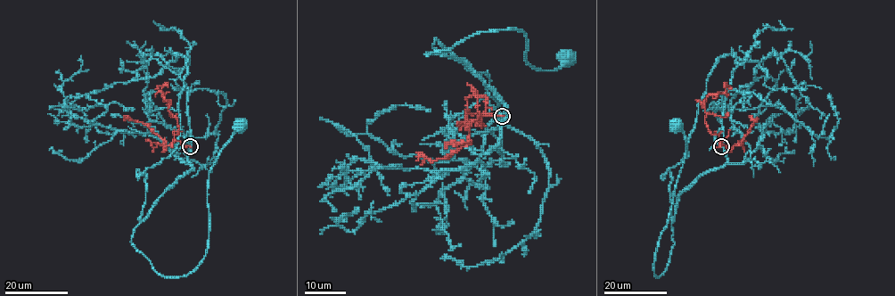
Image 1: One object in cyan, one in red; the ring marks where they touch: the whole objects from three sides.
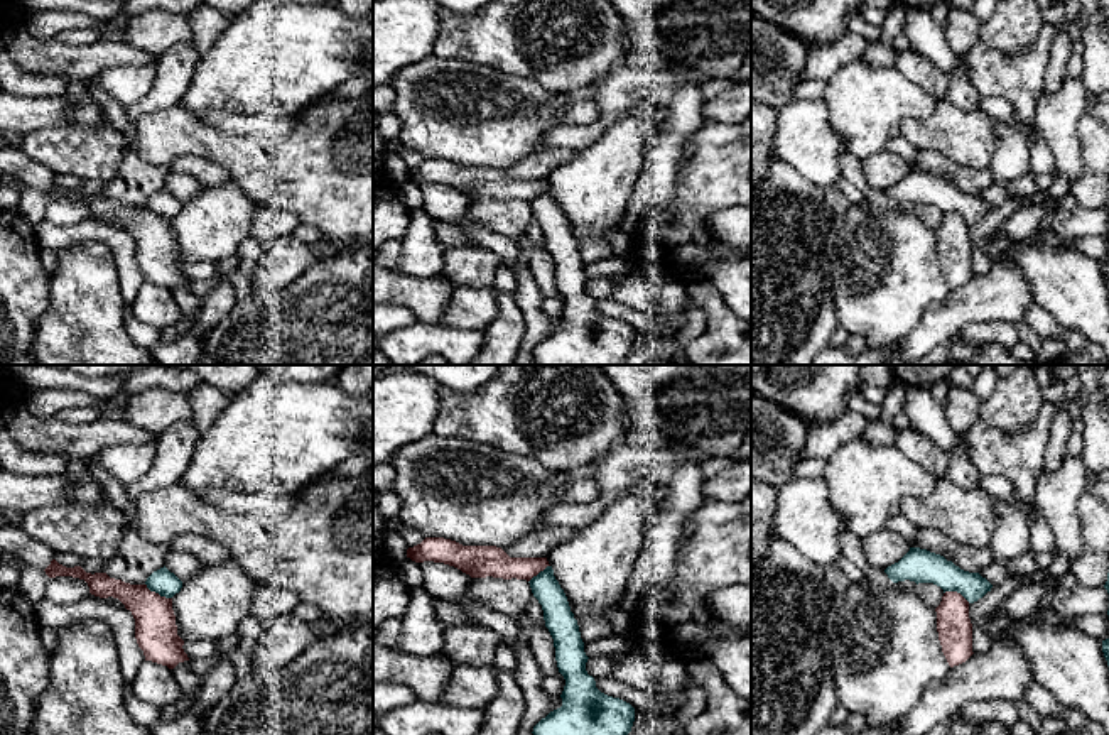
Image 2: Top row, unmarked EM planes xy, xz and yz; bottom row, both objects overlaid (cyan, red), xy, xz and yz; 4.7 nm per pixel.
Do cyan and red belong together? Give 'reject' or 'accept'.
reject

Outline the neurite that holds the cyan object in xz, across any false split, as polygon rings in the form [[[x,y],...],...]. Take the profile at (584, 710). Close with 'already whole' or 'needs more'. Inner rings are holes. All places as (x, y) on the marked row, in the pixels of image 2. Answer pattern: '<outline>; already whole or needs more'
[[[547,566],[530,581],[533,596],[544,610],[559,672],[565,679],[560,694],[562,706],[550,711],[533,727],[533,735],[628,735],[635,721],[635,708],[601,693],[586,671],[587,656],[577,620],[571,612],[567,596]]]; already whole

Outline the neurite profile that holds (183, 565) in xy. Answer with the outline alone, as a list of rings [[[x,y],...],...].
[[[170,549],[164,566],[184,583],[203,568],[203,563],[189,553]]]

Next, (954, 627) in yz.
[[[945,591],[937,612],[937,632],[950,667],[966,662],[972,652],[969,602],[957,591]]]

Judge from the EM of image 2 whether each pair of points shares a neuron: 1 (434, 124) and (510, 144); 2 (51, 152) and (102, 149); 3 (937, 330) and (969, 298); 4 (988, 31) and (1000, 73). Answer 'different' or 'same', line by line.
1: same
2: same
3: same
4: different

